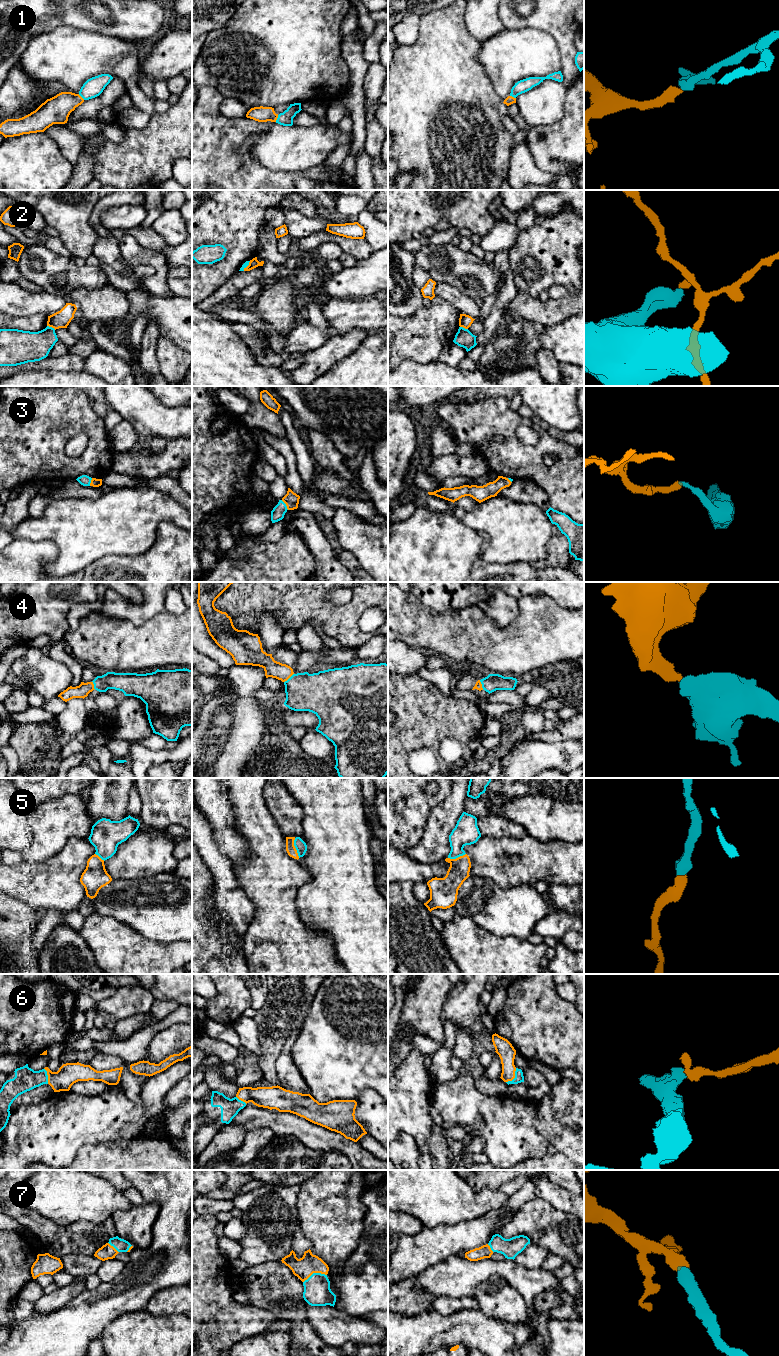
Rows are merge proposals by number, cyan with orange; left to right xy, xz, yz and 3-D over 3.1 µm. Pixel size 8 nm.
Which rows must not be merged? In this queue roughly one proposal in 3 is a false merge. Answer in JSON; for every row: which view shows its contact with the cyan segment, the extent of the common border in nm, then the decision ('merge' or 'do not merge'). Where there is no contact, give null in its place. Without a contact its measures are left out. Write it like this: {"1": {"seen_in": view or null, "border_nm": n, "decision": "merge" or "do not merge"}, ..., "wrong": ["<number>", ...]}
{"1": {"seen_in": "xz", "border_nm": 60, "decision": "merge"}, "2": {"seen_in": "xy", "border_nm": 80, "decision": "do not merge"}, "3": {"seen_in": "xz", "border_nm": 100, "decision": "merge"}, "4": {"seen_in": "xz", "border_nm": 110, "decision": "merge"}, "5": {"seen_in": "xz", "border_nm": 170, "decision": "merge"}, "6": {"seen_in": "yz", "border_nm": 150, "decision": "merge"}, "7": {"seen_in": "xz", "border_nm": 200, "decision": "merge"}, "wrong": ["2"]}

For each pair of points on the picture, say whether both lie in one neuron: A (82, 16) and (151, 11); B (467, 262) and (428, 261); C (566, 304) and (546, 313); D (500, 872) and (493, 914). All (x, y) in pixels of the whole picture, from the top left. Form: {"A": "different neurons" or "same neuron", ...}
{"A": "same neuron", "B": "same neuron", "C": "same neuron", "D": "different neurons"}

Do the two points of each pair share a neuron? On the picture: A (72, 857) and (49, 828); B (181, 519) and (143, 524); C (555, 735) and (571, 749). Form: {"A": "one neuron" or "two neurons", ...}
{"A": "two neurons", "B": "one neuron", "C": "two neurons"}

